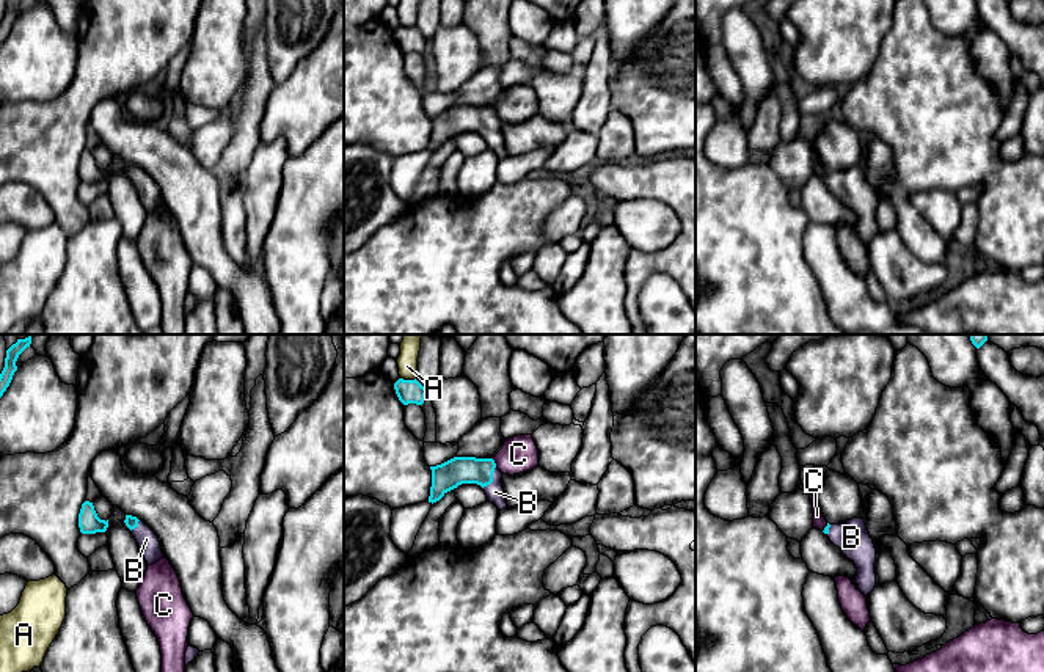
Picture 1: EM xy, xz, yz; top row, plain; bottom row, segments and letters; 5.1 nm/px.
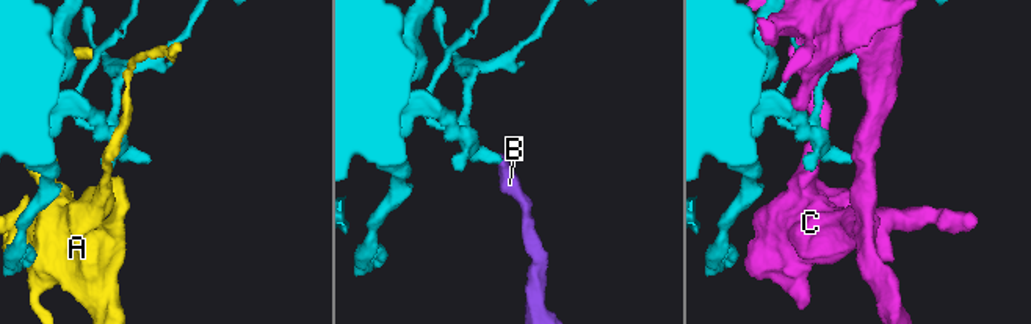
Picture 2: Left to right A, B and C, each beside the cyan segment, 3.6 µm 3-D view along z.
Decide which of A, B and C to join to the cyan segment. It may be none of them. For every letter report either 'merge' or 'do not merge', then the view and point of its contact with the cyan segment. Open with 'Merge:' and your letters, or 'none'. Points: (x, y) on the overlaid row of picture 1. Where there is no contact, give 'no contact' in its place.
Merge: B
A: do not merge; meets cyan in xz at (408, 380)
B: merge; meets cyan in xz at (492, 479)
C: do not merge; meets cyan in xz at (495, 463)

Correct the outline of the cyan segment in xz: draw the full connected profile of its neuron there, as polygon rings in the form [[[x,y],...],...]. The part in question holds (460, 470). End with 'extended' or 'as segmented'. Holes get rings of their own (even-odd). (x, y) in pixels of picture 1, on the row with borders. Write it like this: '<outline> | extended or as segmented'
[[[454,457],[441,465],[430,466],[430,469],[429,502],[432,504],[462,484],[477,484],[499,510],[509,507],[501,482],[502,473],[496,468],[493,458]]] | extended

